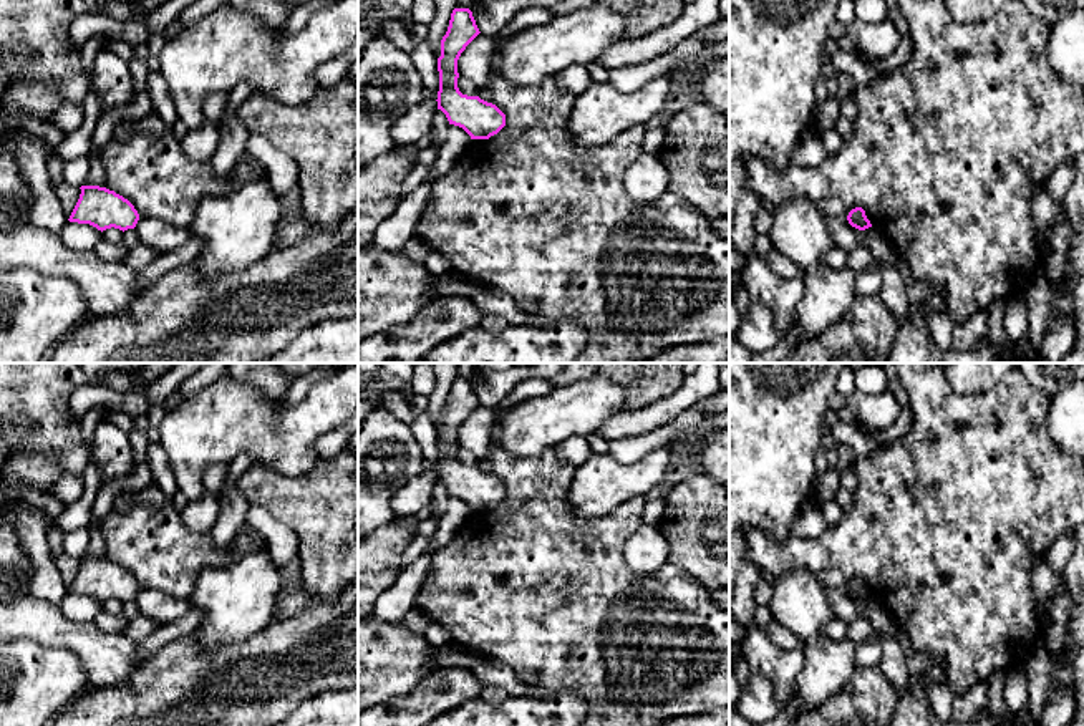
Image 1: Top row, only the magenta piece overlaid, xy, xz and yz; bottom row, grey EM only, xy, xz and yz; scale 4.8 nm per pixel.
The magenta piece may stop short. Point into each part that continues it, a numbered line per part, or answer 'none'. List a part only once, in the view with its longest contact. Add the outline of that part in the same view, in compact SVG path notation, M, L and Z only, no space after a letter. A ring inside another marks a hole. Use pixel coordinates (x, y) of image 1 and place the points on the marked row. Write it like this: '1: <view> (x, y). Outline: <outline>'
none

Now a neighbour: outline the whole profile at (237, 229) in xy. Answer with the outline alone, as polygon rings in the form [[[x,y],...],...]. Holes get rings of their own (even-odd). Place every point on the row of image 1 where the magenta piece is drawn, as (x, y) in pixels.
[[[244,151],[240,161],[255,172],[255,177],[235,184],[222,197],[204,197],[189,224],[191,237],[204,242],[204,249],[197,259],[197,270],[206,277],[244,272],[272,252],[277,224],[282,215],[283,196],[275,192],[264,164],[257,157]]]

